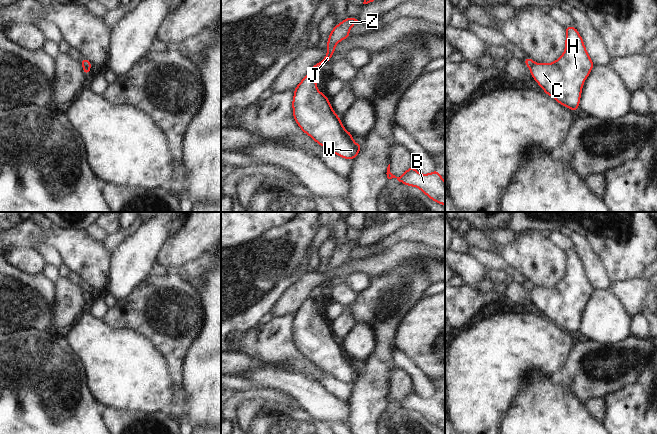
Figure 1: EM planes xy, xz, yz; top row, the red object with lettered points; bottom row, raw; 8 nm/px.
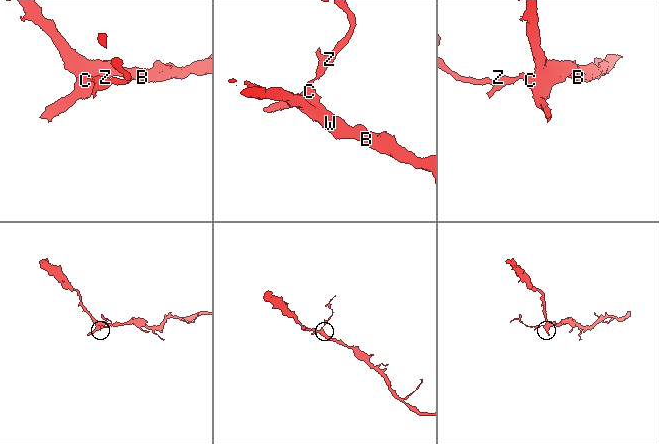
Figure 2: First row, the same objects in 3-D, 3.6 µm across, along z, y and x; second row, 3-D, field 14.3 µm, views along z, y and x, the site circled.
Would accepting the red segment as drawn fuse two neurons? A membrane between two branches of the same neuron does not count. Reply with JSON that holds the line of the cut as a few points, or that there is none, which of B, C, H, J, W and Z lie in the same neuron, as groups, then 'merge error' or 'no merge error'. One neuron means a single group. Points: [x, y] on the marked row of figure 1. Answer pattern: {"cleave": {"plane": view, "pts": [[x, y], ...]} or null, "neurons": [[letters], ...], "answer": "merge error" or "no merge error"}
{"cleave": {"plane": "yz", "pts": [[534, 63], [530, 68]]}, "neurons": [["B", "C", "H", "W"], ["J", "Z"]], "answer": "merge error"}

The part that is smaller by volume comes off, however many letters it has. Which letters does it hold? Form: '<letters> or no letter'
J, Z

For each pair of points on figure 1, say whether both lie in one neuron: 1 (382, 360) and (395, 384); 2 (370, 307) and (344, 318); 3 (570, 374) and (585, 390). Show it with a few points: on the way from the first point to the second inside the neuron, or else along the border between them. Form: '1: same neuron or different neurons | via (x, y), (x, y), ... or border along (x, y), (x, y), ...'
1: different neurons | border along (393, 363), (390, 369), (388, 387)
2: different neurons | border along (357, 293), (349, 307), (349, 312), (355, 321)
3: same neuron | via (574, 378), (582, 386)

